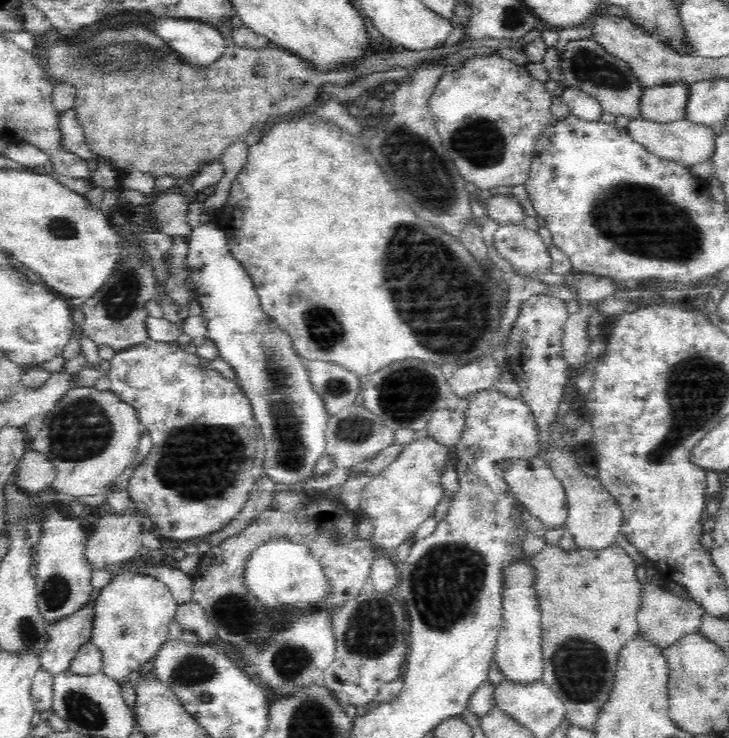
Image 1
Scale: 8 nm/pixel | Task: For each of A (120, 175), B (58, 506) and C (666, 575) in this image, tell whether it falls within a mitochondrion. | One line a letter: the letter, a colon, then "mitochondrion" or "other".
A: other
B: other
C: other

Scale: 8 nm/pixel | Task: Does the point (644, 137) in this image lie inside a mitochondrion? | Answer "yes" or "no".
no

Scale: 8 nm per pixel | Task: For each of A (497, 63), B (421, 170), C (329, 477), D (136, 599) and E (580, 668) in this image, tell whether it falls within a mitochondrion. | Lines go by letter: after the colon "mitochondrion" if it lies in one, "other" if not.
A: other
B: mitochondrion
C: other
D: other
E: mitochondrion

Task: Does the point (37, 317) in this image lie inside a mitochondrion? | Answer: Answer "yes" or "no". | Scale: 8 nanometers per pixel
no

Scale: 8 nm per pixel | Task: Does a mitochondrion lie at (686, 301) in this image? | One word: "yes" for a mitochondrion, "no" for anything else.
no

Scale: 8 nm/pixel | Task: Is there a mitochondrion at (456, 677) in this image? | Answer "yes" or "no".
no

